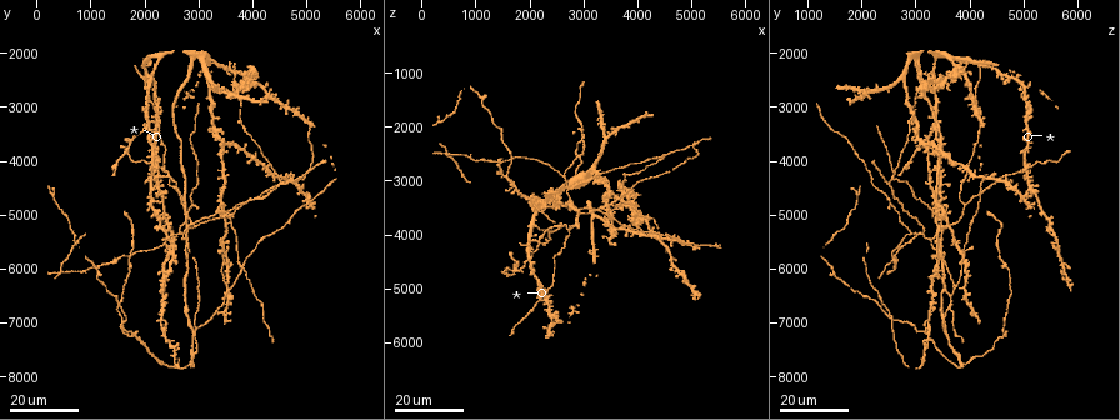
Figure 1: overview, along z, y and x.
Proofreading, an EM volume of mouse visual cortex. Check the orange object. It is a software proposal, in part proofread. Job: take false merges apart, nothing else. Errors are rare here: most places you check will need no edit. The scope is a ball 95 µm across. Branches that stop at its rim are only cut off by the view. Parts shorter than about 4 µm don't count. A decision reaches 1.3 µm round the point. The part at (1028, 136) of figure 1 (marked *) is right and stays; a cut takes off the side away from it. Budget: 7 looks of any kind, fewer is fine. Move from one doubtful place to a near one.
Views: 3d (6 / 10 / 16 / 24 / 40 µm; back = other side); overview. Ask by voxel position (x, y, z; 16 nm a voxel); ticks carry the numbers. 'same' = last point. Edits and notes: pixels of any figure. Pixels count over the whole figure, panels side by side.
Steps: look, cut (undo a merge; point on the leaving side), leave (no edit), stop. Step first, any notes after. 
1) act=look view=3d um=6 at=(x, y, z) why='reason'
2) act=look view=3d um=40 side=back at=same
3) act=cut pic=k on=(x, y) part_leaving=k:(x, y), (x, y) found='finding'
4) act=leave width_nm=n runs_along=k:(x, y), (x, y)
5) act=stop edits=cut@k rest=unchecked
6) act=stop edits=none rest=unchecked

act=look view=3d um=24 at=(3550, 5000, 3450) why='three arms meet'

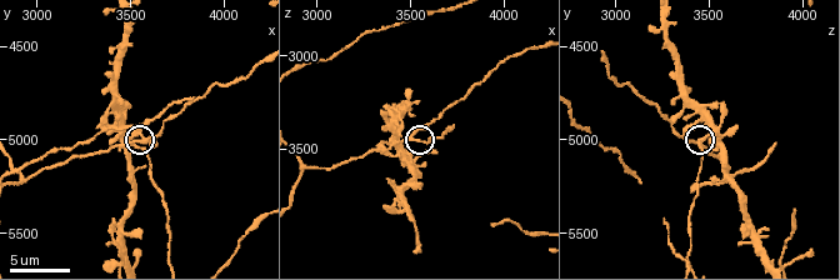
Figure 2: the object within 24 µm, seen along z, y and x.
act=look view=3d um=10 at=(3500, 5020, 3440)

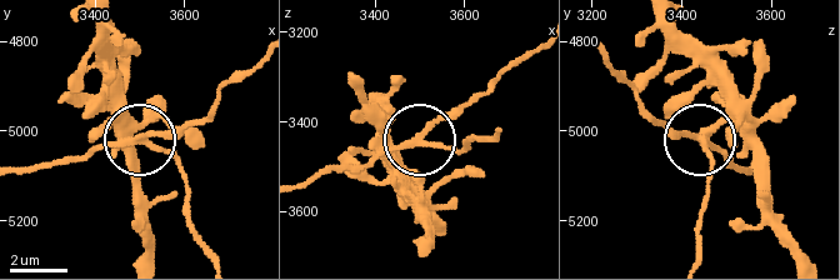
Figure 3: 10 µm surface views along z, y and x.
act=look view=3d um=6 at=(3510, 5020, 3445)

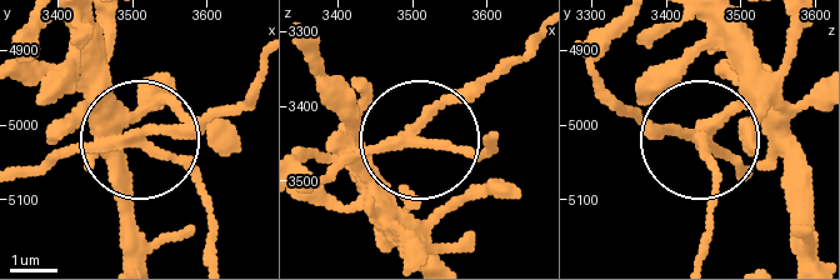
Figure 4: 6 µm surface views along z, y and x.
act=leave arms=3 runs_along=4:(308, 188), (426, 140), (495, 153) found='one neuron here'

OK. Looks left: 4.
act=look view=3d um=16 at=(3600, 6350, 3750) why='three-way junction'

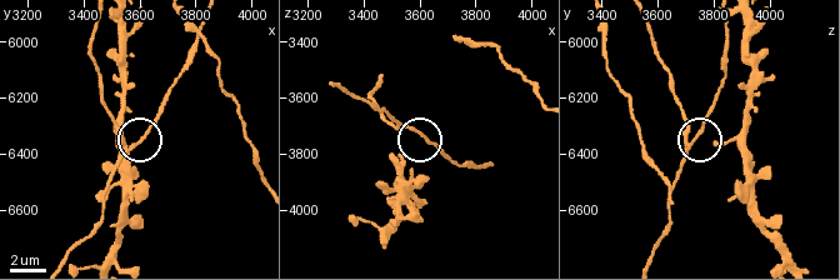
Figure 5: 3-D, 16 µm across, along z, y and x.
act=look view=3d um=6 at=(3550, 6380, 3700) why='closer look'

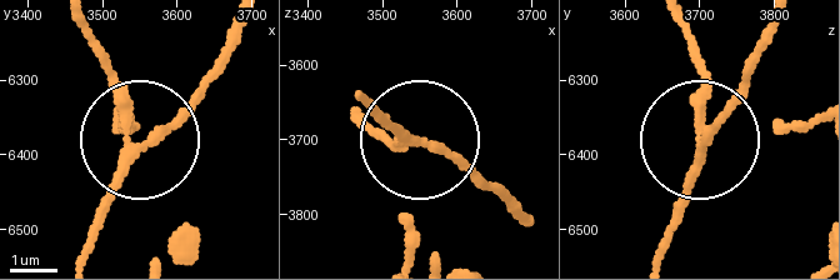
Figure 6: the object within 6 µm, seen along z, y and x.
act=look view=3d um=6 side=back at=(3550, 6385, 3705)

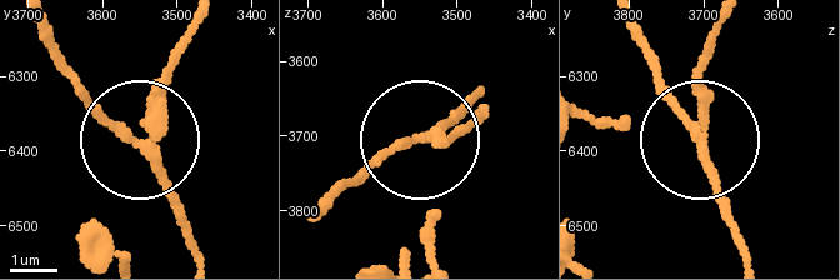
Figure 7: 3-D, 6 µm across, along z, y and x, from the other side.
act=leave width_nm=200 found='all the same neuron'

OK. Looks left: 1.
act=stop edits=none rest=unchecked

